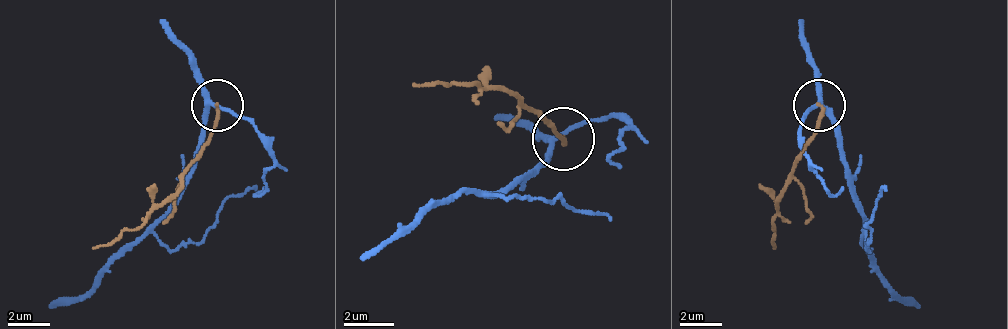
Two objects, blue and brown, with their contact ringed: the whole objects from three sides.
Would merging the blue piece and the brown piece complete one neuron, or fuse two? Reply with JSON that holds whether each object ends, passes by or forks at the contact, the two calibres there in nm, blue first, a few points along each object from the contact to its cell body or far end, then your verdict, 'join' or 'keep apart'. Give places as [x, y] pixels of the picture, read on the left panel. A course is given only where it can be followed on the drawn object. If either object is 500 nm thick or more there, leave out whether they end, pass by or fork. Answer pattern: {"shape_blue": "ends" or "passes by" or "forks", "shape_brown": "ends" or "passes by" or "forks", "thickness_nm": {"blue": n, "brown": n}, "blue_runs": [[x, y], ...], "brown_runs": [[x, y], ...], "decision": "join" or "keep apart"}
{"shape_blue": "forks", "shape_brown": "ends", "thickness_nm": {"blue": 190, "brown": 170}, "blue_runs": [[216, 106], [205, 117], [179, 205], [153, 231], [169, 247], [200, 241], [216, 210], [257, 184]], "brown_runs": [[216, 106], [216, 127], [174, 195], [132, 231], [91, 247]], "decision": "keep apart"}

